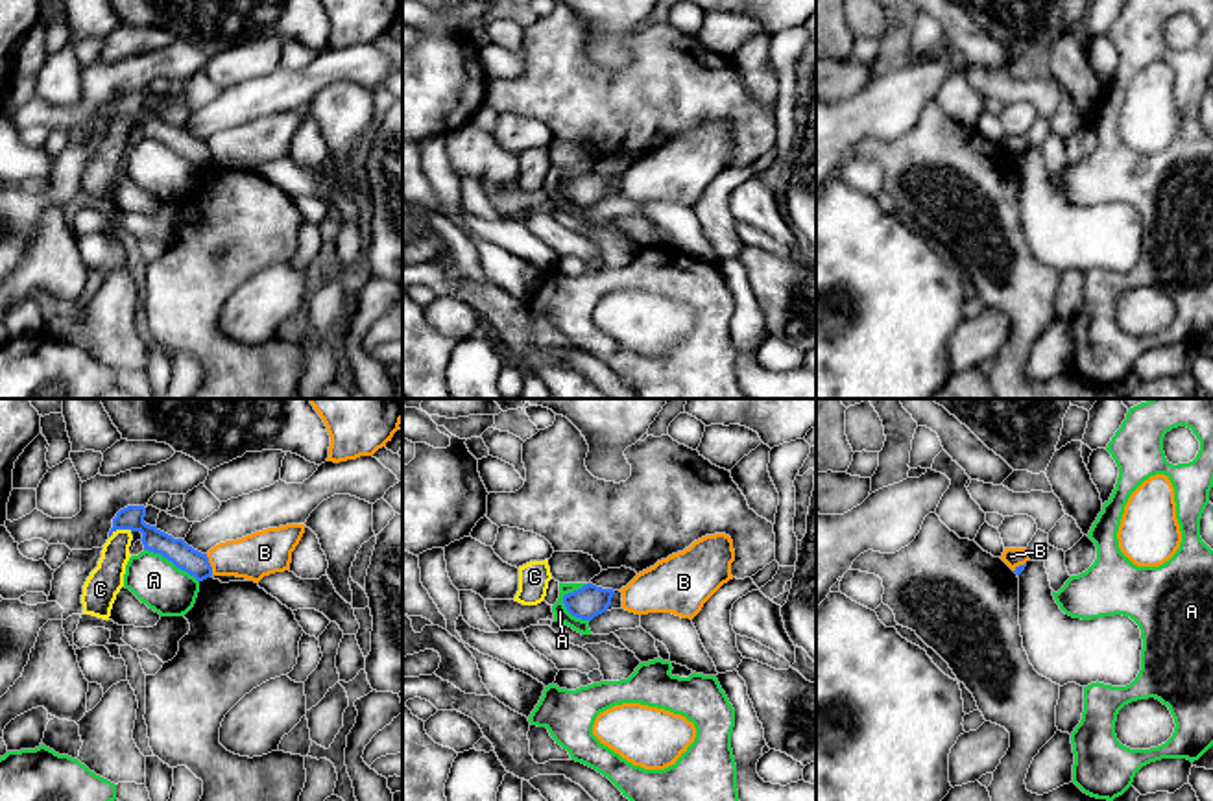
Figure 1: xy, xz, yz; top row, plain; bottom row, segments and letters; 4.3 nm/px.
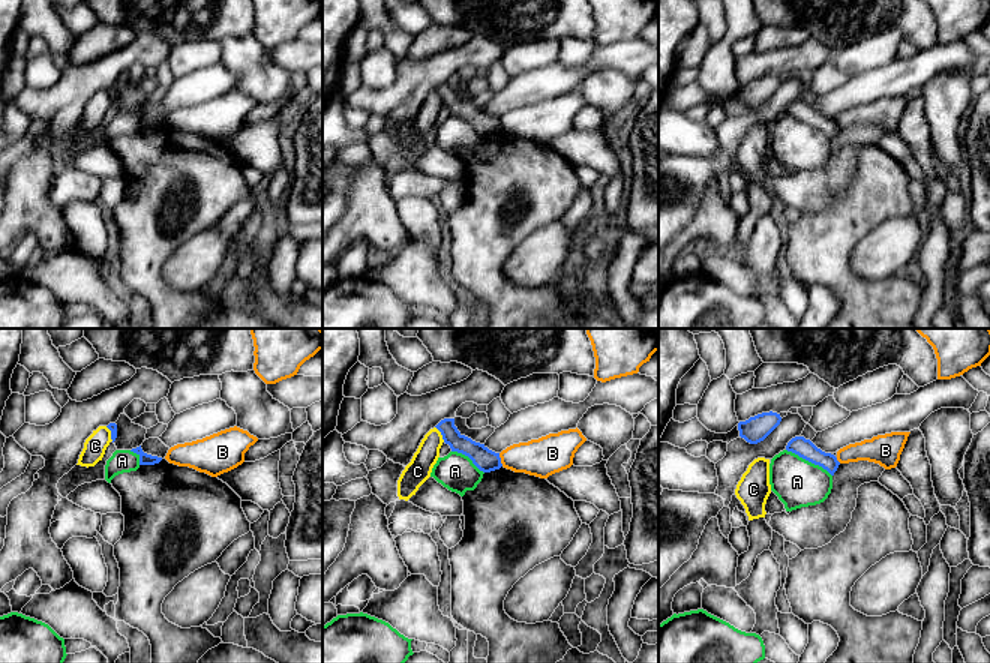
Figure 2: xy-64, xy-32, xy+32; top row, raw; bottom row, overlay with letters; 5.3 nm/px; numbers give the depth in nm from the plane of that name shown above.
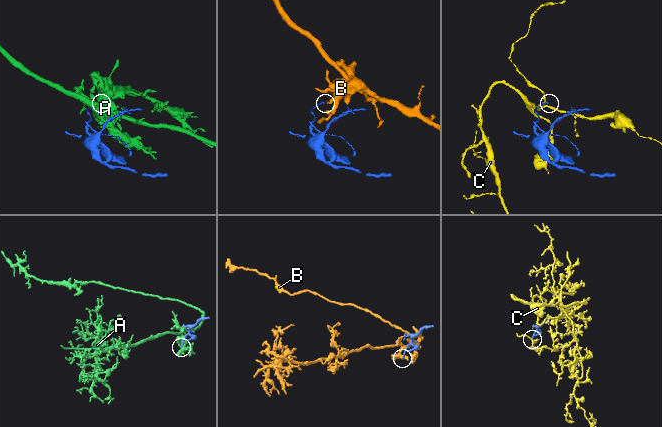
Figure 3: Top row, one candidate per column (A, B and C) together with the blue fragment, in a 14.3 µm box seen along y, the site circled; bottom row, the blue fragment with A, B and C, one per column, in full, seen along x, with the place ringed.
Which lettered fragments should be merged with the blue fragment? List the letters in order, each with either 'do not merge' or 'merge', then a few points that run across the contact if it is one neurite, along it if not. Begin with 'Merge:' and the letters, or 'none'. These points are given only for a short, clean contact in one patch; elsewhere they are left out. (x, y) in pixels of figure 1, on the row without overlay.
Merge: none
A: do not merge; line xz (588, 170), (564, 183), (564, 192), (582, 207)
B: do not merge; line xy (205, 141), (213, 159)
C: do not merge; line xy (132, 117), (117, 117), (109, 124)

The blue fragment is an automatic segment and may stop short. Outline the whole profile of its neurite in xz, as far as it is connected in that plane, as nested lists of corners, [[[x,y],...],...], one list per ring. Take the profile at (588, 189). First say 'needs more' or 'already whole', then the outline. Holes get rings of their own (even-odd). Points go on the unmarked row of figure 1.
already whole | [[[587,170],[582,175],[565,181],[563,190],[572,203],[591,209],[594,203],[607,197],[613,181],[613,175],[602,175]]]

